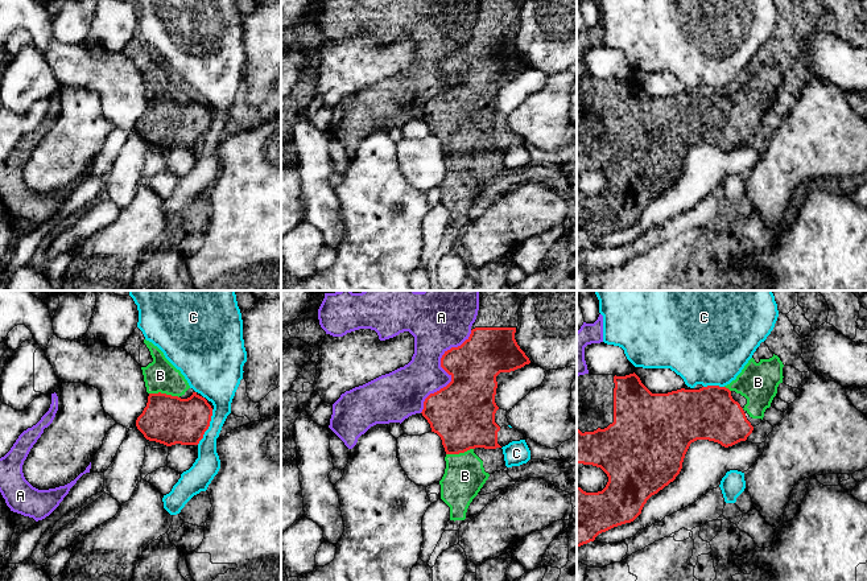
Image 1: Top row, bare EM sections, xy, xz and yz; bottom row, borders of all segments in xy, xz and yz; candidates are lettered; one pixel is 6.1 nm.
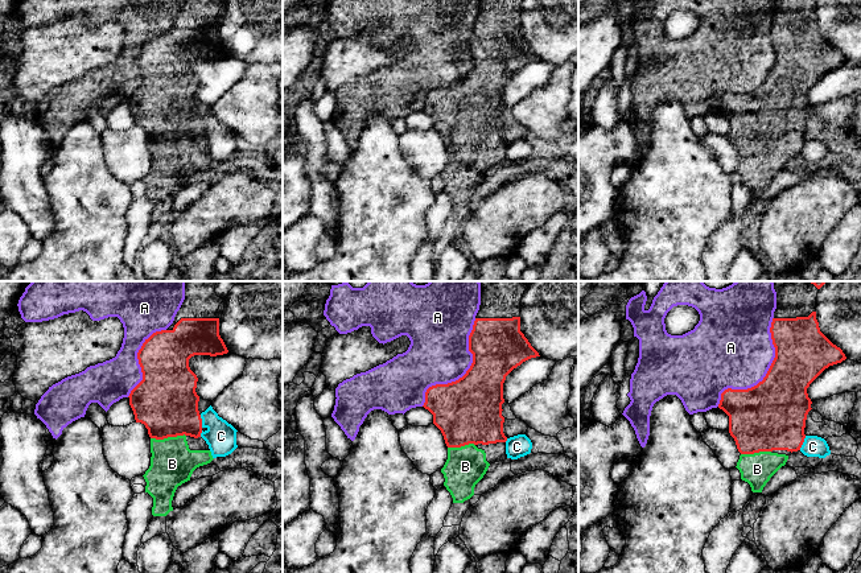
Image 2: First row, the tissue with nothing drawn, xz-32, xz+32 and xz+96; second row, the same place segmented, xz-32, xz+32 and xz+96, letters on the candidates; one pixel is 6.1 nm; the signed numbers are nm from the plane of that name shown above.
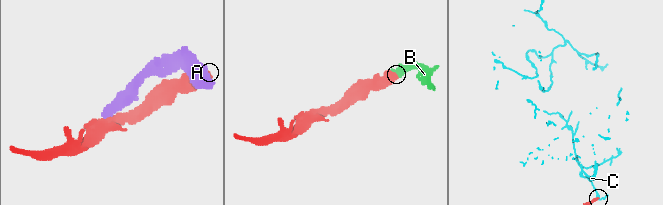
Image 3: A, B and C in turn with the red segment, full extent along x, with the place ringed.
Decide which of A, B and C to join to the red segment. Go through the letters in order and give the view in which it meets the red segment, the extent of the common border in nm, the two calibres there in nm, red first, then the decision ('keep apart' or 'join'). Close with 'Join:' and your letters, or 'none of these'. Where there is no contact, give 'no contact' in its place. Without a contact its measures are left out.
A: contact in xz; length 600 nm; calibres 340 and 280 nm; keep apart
B: contact in xy; length 190 nm; calibres 300 and 200 nm; join
C: contact in xy; length 240 nm; calibres 300 and 220 nm; keep apart
Join: B

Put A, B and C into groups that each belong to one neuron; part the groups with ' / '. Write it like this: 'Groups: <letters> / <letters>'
Groups: A / B / C

